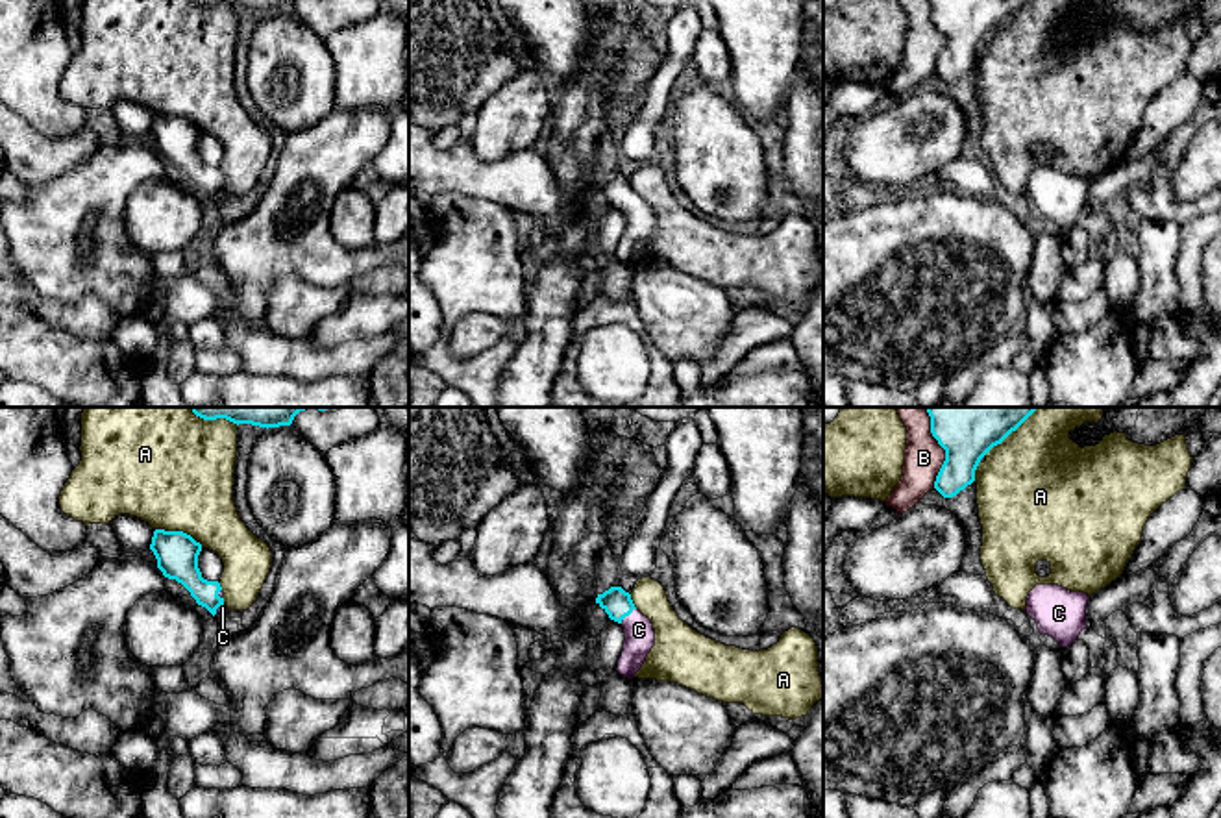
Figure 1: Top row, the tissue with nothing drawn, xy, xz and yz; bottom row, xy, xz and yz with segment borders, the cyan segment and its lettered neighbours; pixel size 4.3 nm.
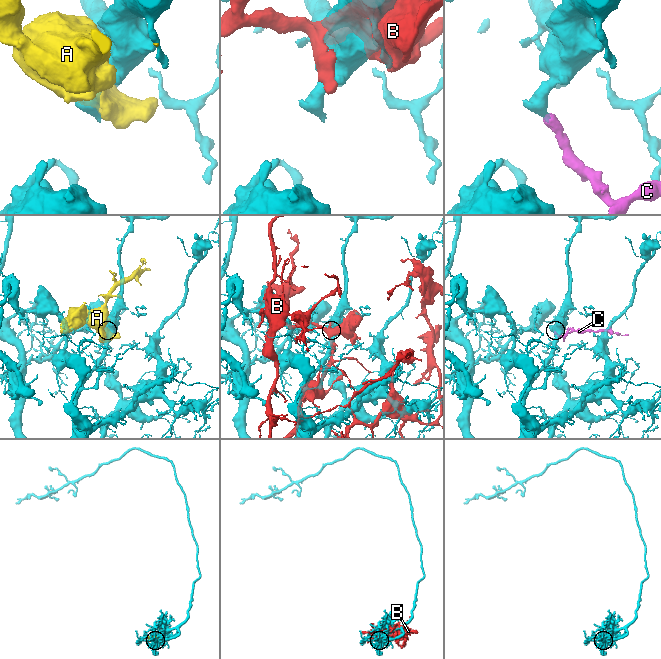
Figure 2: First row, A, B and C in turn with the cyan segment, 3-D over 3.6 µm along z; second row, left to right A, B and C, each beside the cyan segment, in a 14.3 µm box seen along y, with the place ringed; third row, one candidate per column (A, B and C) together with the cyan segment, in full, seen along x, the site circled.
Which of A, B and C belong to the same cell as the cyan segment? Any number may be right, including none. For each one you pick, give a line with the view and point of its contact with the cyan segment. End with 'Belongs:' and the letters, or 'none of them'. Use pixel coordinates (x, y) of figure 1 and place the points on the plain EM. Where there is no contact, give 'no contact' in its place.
C: contact xz (628, 200)
Belongs: C

